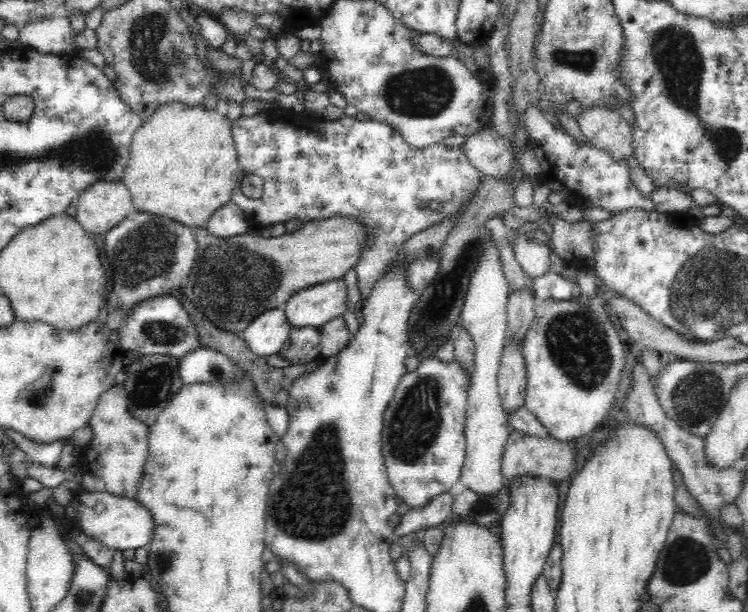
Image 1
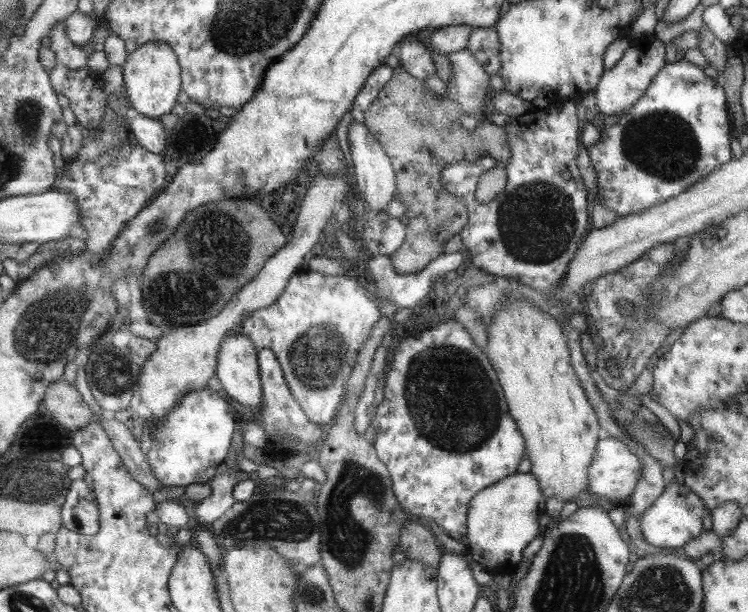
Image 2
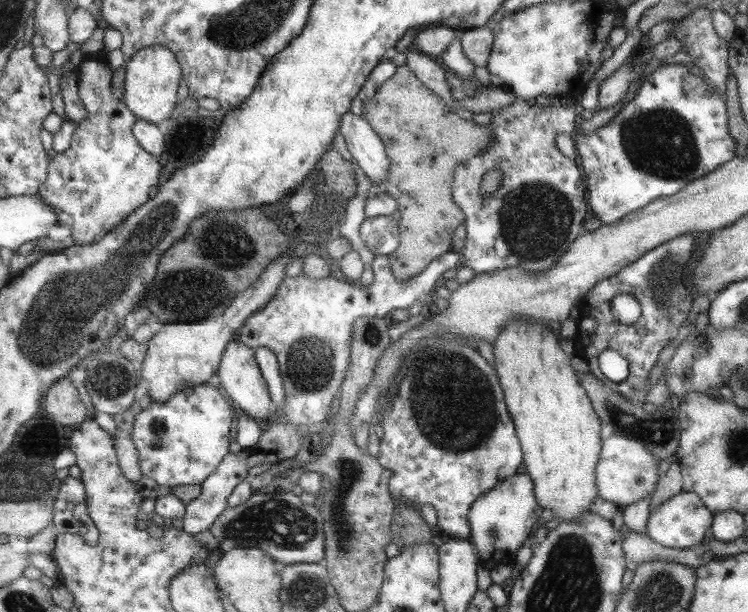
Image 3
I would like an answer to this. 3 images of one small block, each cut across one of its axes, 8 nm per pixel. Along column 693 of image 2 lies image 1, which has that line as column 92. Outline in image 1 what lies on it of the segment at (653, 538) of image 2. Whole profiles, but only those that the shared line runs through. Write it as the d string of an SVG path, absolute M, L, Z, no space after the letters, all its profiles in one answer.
M83 489L78 492L77 496L80 504L77 517L72 519L73 523L110 550L146 548L154 536L154 517L150 509L140 504L138 499L120 498L118 495L104 492L84 492Z

